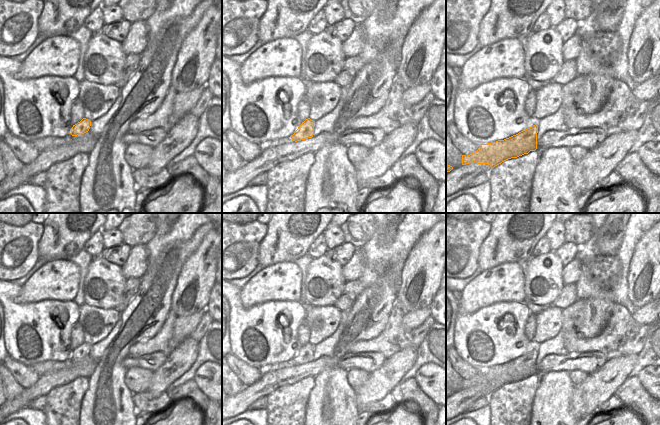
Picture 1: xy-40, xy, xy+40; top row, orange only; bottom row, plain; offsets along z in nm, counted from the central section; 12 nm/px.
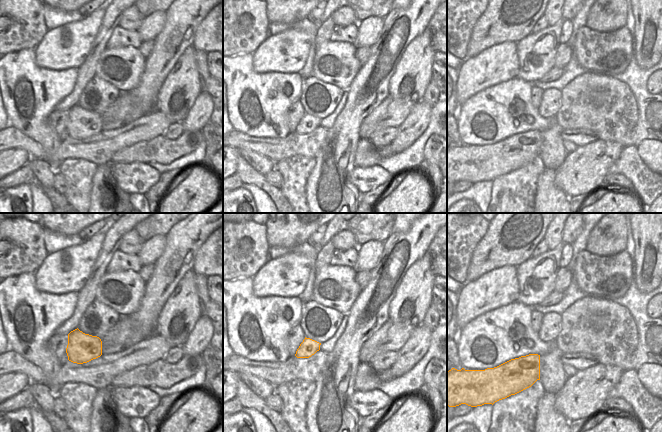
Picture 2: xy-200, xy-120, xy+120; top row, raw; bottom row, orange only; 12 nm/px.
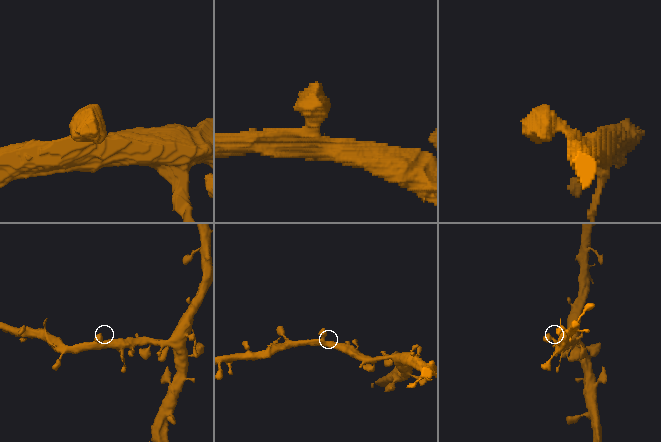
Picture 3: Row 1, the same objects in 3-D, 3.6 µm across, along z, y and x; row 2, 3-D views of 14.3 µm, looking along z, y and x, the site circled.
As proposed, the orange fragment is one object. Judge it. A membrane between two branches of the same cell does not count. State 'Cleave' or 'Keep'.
Keep.

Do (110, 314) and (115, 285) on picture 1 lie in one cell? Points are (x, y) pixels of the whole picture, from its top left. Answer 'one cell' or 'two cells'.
two cells

